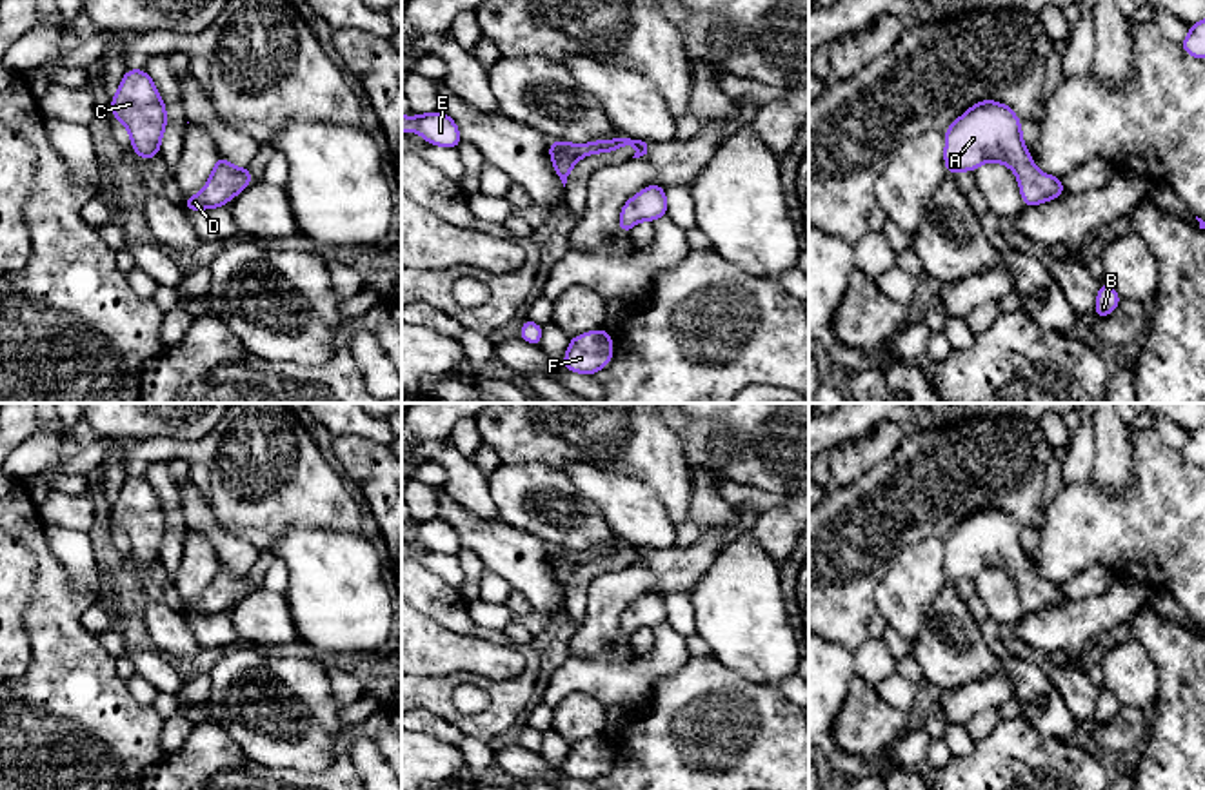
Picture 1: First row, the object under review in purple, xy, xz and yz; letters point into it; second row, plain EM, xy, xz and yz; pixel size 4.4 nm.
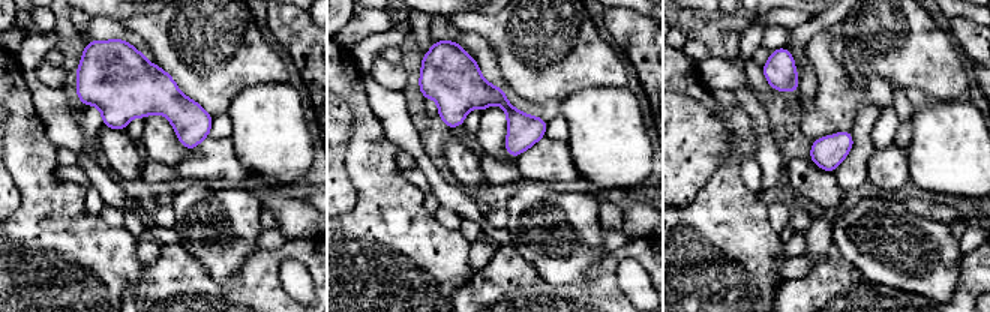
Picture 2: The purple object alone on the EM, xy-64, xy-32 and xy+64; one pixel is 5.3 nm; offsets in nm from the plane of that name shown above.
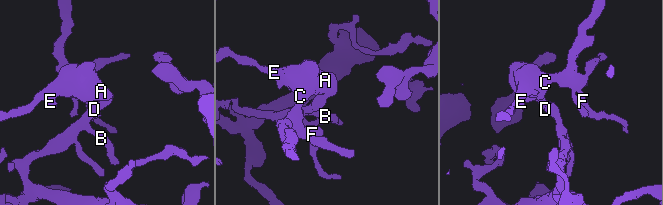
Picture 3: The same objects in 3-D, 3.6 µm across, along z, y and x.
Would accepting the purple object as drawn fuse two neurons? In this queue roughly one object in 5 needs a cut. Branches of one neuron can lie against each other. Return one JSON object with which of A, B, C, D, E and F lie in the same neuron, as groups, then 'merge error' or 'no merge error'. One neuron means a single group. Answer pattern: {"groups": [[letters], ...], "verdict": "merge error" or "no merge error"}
{"groups": [["A", "B", "C", "D", "E", "F"]], "verdict": "no merge error"}

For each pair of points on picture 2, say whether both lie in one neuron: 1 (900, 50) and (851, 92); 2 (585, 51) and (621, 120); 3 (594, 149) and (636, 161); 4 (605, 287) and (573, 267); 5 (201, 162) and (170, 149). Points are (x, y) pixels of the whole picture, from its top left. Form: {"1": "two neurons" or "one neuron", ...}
{"1": "two neurons", "2": "two neurons", "3": "one neuron", "4": "two neurons", "5": "two neurons"}

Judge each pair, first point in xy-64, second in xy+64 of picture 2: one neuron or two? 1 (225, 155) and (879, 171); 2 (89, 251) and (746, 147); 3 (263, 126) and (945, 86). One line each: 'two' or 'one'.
1: one
2: one
3: two

